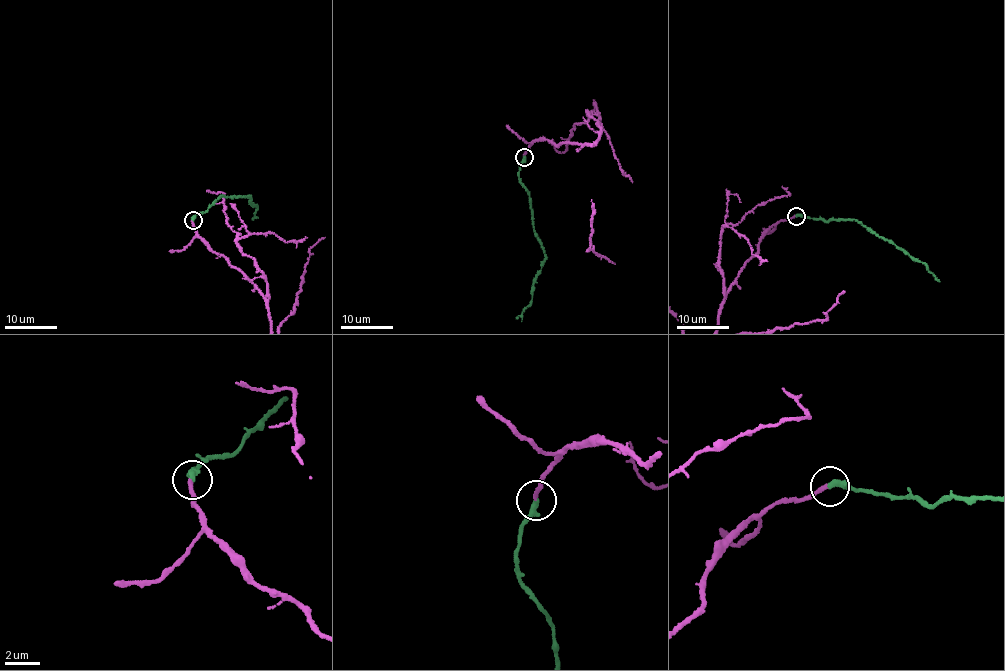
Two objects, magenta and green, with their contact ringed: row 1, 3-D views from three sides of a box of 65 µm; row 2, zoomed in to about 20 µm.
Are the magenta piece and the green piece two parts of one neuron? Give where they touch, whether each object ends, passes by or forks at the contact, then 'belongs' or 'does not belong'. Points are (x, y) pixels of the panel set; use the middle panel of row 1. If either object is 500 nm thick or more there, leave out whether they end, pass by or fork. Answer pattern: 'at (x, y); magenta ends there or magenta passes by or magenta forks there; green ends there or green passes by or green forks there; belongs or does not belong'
at (524, 157); magenta ends there; green ends there; belongs

